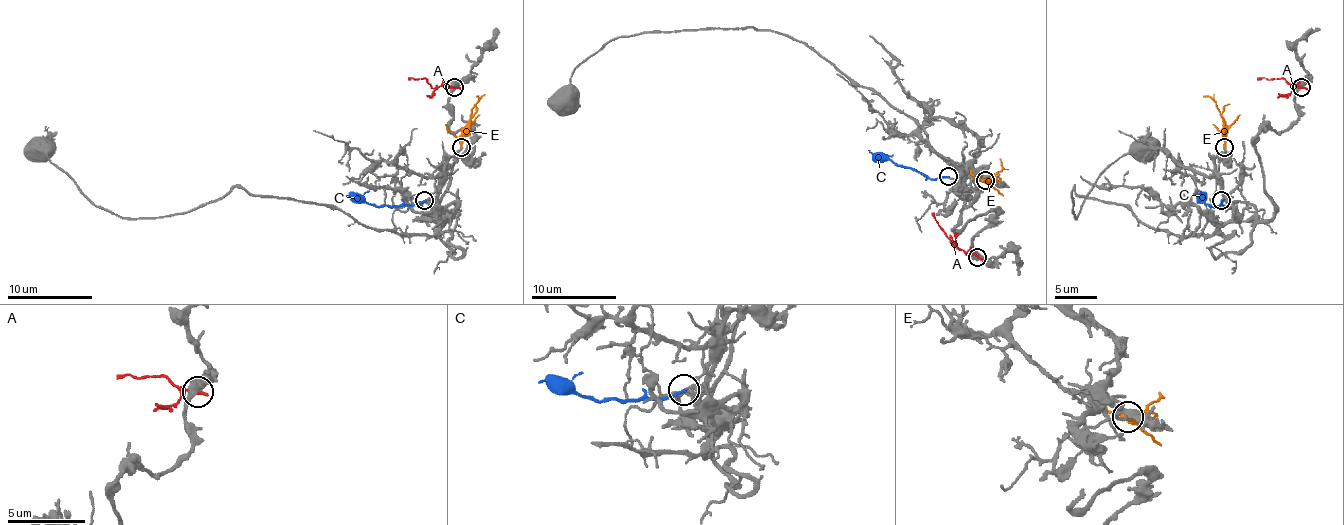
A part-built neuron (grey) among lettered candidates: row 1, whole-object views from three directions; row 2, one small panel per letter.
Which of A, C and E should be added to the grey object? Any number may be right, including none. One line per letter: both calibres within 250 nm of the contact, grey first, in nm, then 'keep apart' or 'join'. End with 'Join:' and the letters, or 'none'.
A: 480 nm thick on the grey side, 240 nm on the other; keep apart
C: 140 nm thick on the grey side, 200 nm on the other; keep apart
E: 180 nm thick on the grey side, 260 nm on the other; join
Join: E

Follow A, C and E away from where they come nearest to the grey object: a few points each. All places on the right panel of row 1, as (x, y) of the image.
A: (1302, 86), (1291, 86), (1283, 78), (1257, 80)
C: (1221, 201), (1224, 205), (1213, 205), (1194, 197)
E: (1224, 148), (1221, 114), (1213, 101), (1202, 95)

